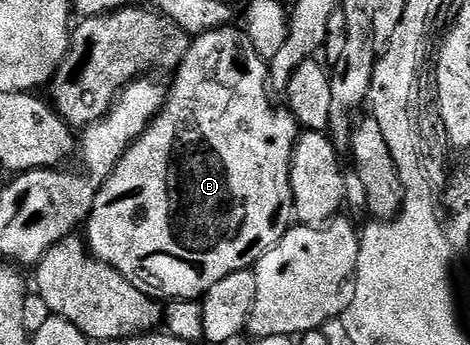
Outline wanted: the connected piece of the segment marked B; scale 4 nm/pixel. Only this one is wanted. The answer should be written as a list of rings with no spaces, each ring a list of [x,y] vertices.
[[[233,27],[217,28],[203,36],[191,39],[188,54],[173,73],[174,85],[169,85],[166,93],[166,103],[162,111],[155,116],[154,121],[147,126],[144,134],[140,134],[132,142],[132,146],[122,155],[111,174],[100,186],[94,199],[94,205],[88,219],[85,221],[85,243],[95,260],[102,260],[121,274],[132,286],[136,286],[146,296],[159,302],[172,300],[198,300],[205,296],[220,278],[228,278],[228,274],[245,272],[253,269],[258,260],[278,245],[284,231],[282,215],[291,211],[294,195],[290,189],[290,158],[294,153],[295,143],[300,135],[300,125],[289,111],[277,112],[272,101],[266,97],[268,93],[268,72],[263,61],[252,58],[251,53],[241,44],[240,36],[233,32]]]

